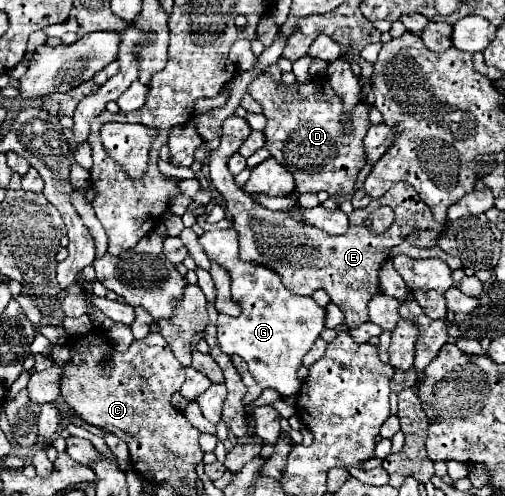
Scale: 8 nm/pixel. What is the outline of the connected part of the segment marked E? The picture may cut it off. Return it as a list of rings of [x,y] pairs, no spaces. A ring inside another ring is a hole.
[[[229,116],[223,126],[219,148],[209,152],[209,180],[213,188],[221,194],[227,218],[233,222],[233,228],[239,236],[239,258],[243,262],[269,266],[273,272],[281,276],[283,286],[293,294],[311,296],[319,288],[325,290],[331,302],[337,304],[345,314],[345,326],[349,330],[369,322],[367,304],[371,302],[373,296],[381,294],[379,268],[387,258],[391,258],[391,250],[397,248],[415,230],[433,230],[435,234],[441,234],[445,230],[445,224],[433,218],[429,206],[419,198],[413,186],[405,182],[399,182],[401,186],[393,186],[385,194],[390,197],[387,206],[395,212],[395,222],[385,234],[379,236],[369,232],[369,228],[365,228],[363,224],[369,214],[369,208],[353,210],[353,214],[349,216],[349,228],[341,236],[329,236],[323,230],[305,226],[285,210],[281,212],[267,210],[261,204],[257,204],[249,194],[245,194],[241,188],[237,188],[233,182],[233,174],[229,174],[227,170],[229,156],[233,156],[241,148],[241,144],[247,140],[249,134],[251,128],[245,118]]]

